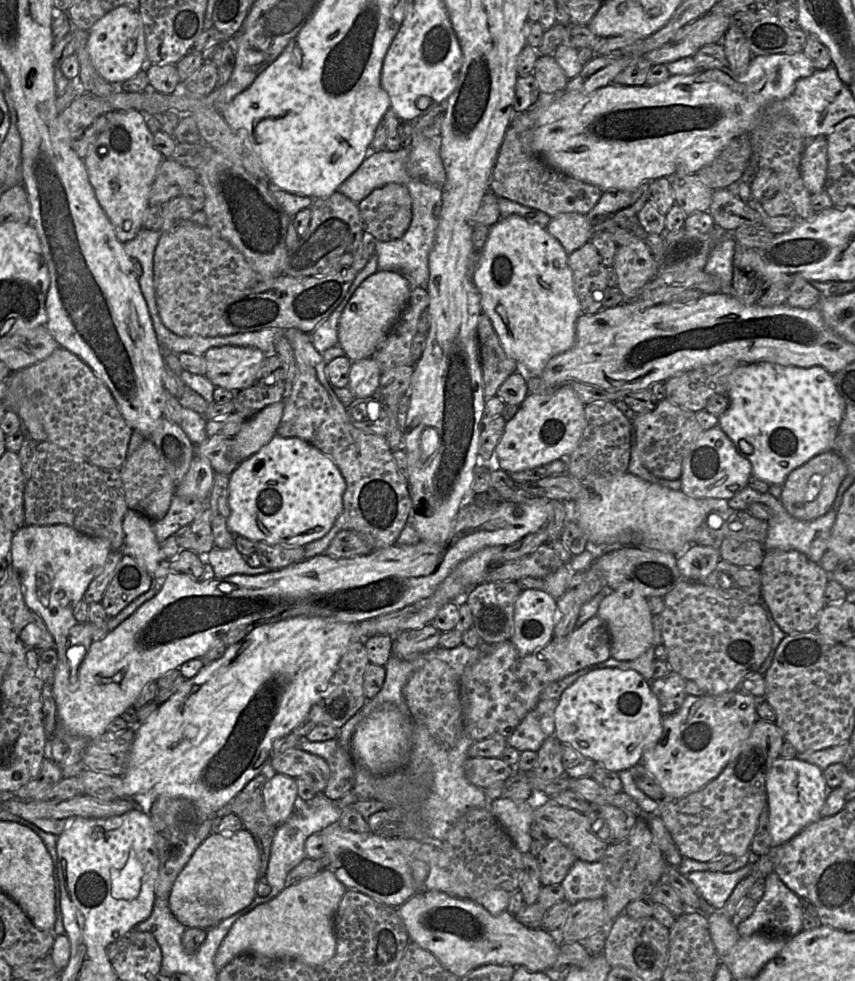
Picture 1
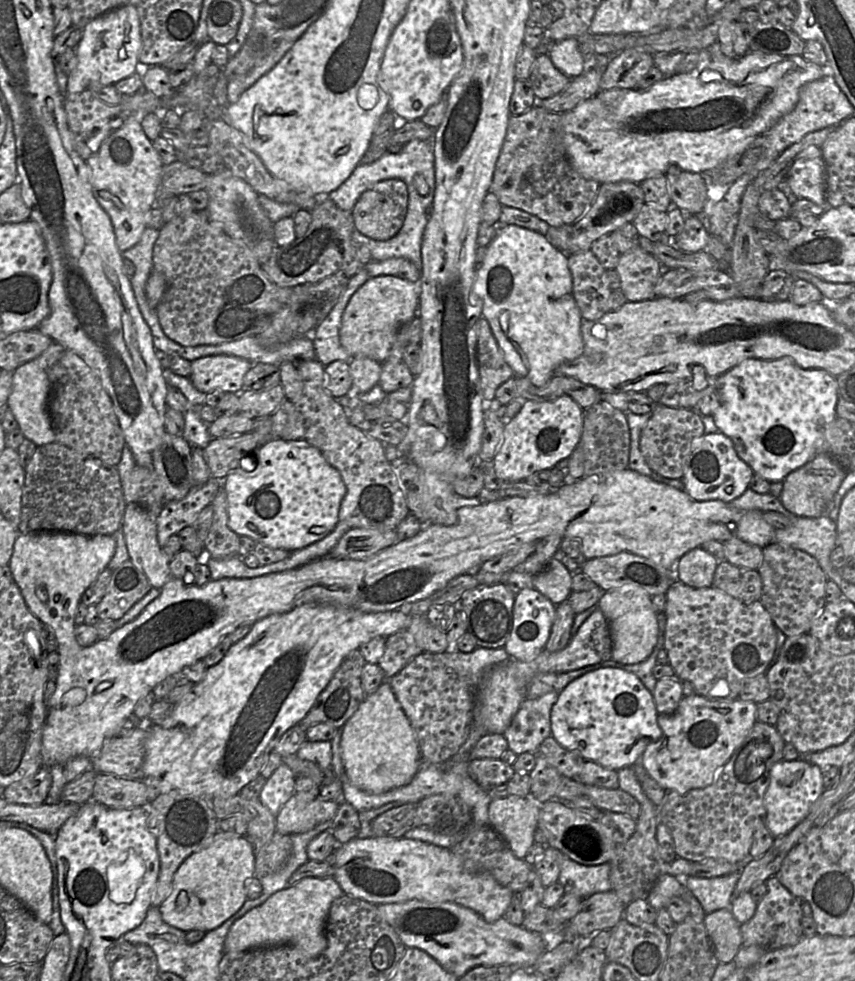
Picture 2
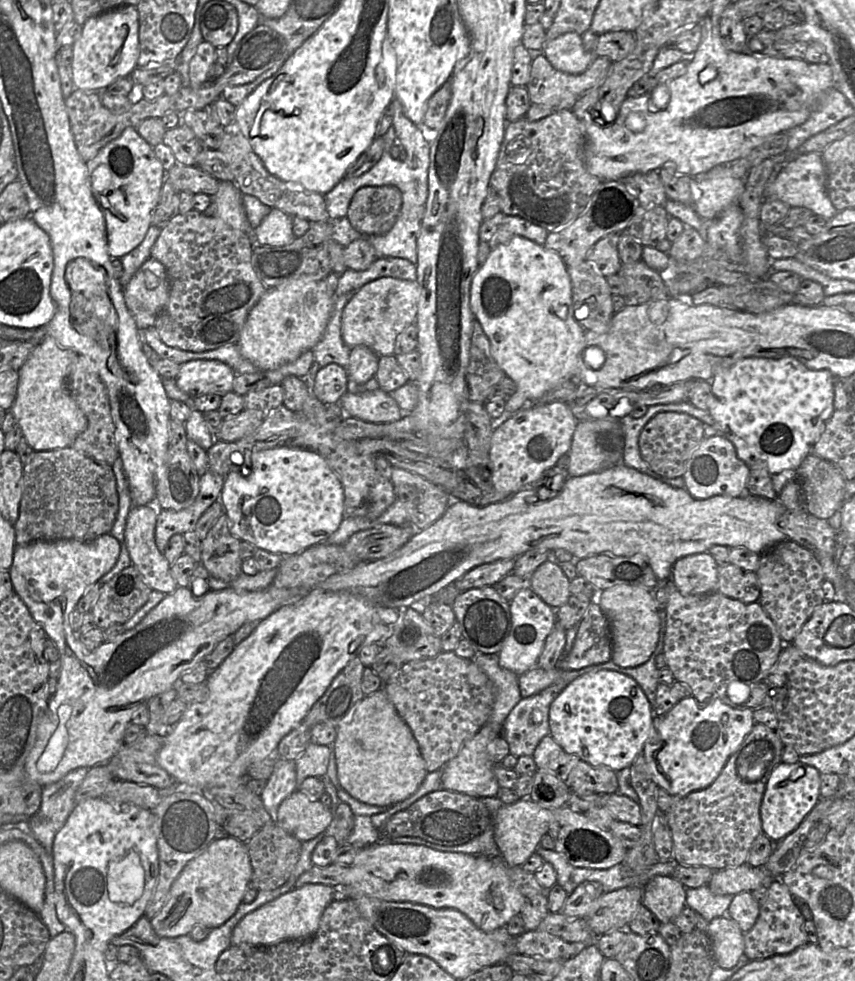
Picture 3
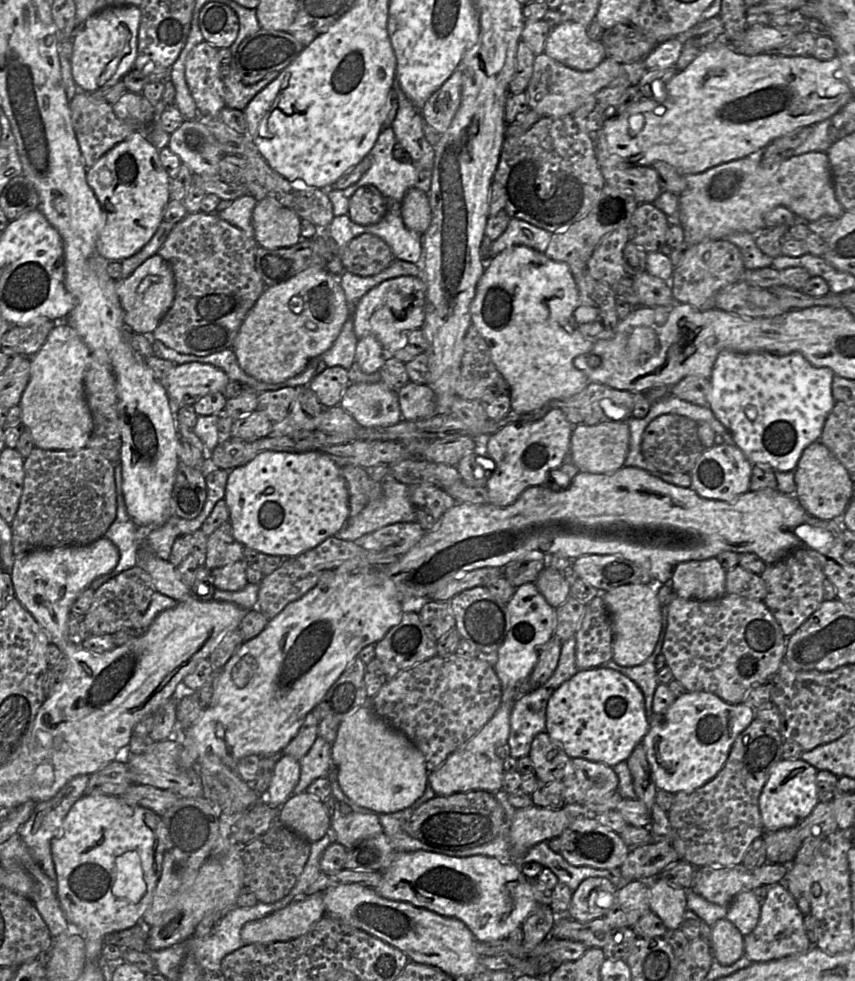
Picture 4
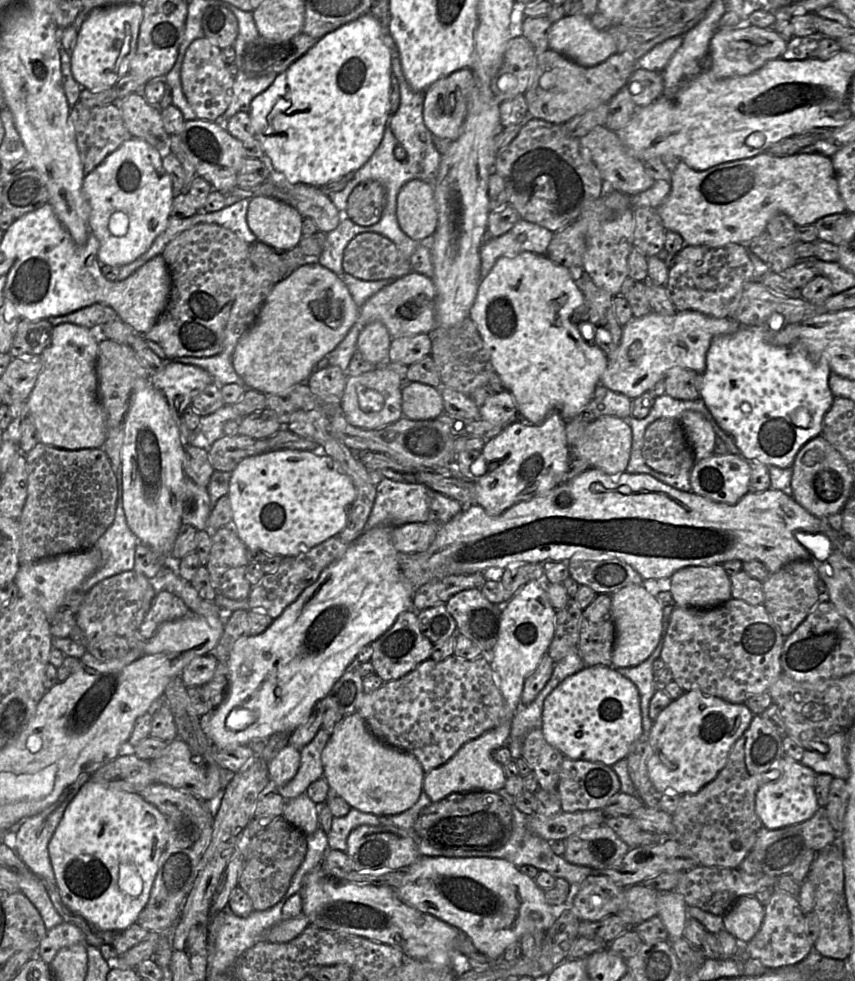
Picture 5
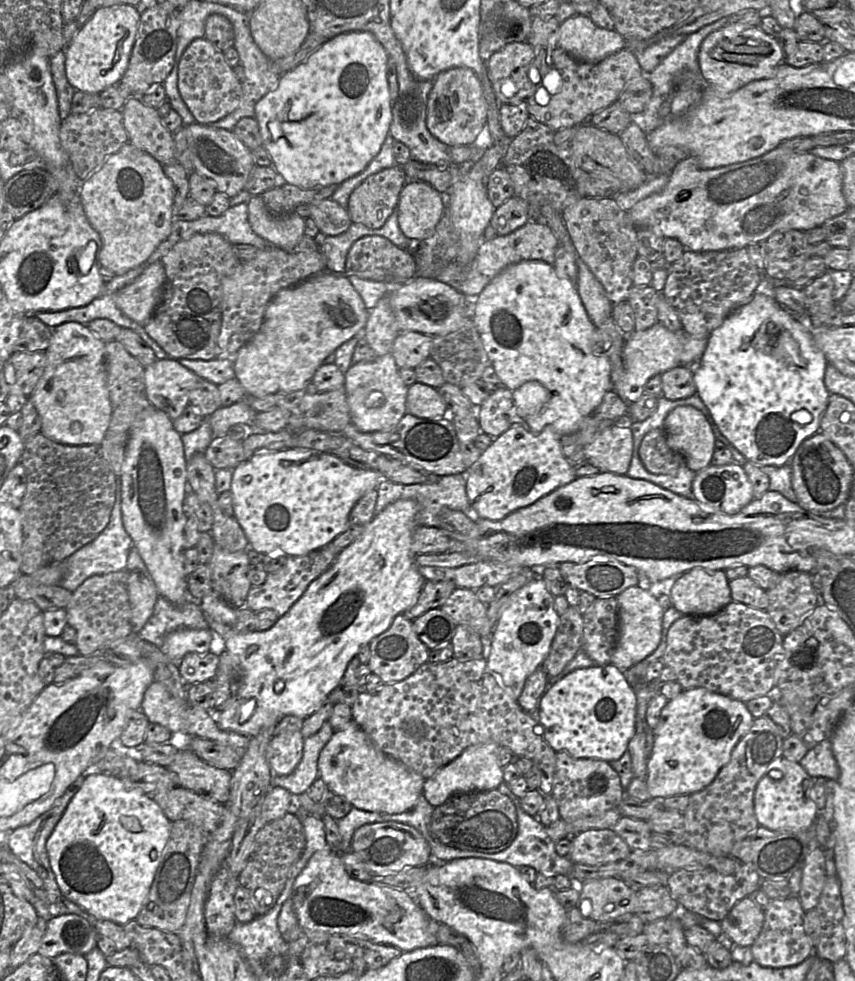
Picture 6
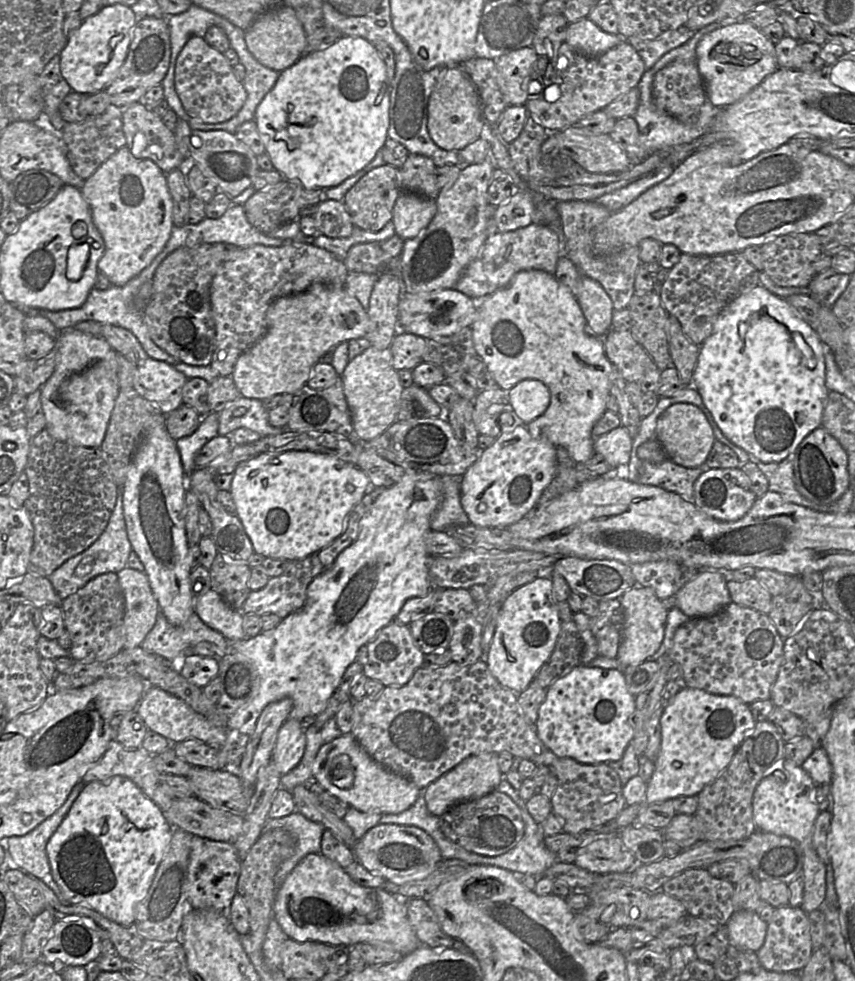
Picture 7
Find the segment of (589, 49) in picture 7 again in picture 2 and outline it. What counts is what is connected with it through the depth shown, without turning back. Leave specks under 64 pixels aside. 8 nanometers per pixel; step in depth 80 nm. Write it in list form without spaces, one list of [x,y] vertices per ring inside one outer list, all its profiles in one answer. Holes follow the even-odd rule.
[[[577,37],[566,38],[556,43],[548,55],[554,66],[570,79],[580,76],[588,68]]]

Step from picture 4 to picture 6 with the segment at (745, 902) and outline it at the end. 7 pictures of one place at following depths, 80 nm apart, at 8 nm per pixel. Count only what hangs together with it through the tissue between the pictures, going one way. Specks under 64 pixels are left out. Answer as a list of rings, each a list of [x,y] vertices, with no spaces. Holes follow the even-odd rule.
[[[752,897],[737,902],[721,921],[722,932],[739,947],[751,947],[762,931],[765,911]]]

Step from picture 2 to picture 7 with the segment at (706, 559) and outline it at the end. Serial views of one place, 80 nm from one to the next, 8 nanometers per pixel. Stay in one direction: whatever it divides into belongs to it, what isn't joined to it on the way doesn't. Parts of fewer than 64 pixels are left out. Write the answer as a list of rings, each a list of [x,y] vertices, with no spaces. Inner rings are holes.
[[[702,570],[676,594],[676,607],[690,618],[711,616],[731,603],[726,571]]]

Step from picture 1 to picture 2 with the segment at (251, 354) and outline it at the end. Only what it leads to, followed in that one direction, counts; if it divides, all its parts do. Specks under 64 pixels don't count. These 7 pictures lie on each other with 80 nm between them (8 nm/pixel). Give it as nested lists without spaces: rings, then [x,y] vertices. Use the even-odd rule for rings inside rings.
[[[208,355],[191,361],[188,378],[205,394],[215,390],[236,392],[243,389],[244,376],[254,365],[237,356]]]

